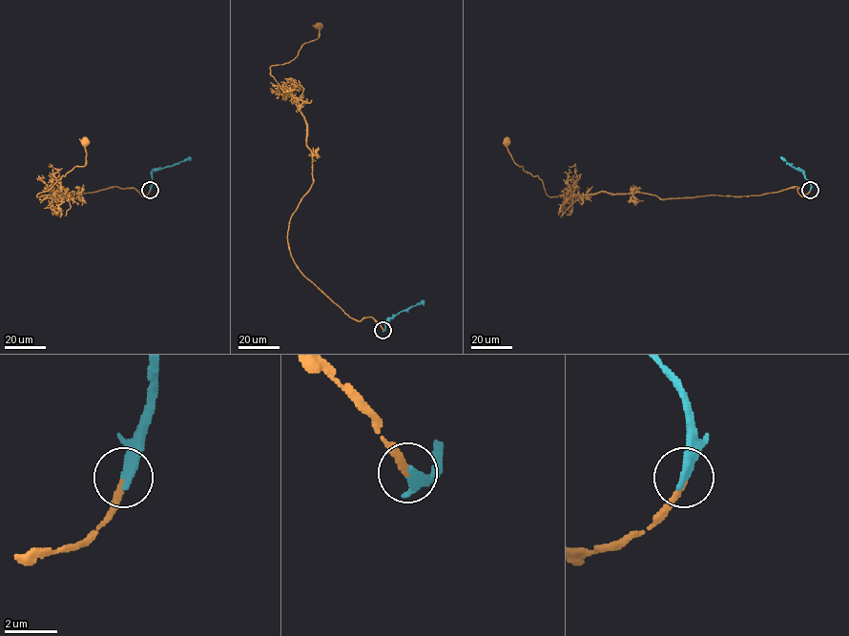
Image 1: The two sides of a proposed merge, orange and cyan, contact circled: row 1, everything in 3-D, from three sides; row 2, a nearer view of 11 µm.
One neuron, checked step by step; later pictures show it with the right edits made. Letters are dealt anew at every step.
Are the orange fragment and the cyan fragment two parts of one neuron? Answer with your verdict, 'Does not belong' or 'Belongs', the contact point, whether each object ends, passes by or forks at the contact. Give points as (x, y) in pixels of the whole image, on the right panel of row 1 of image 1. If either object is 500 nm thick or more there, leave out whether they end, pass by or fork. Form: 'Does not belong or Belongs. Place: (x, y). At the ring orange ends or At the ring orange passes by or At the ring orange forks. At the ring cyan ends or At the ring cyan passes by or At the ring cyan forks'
Belongs. Place: (810, 190). At the ring orange ends. At the ring cyan ends

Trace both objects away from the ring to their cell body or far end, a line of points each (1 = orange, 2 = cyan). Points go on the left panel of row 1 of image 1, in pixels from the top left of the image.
1: (150, 190), (37, 196), (85, 165), (84, 140)
2: (150, 190), (152, 170), (175, 165), (191, 157)

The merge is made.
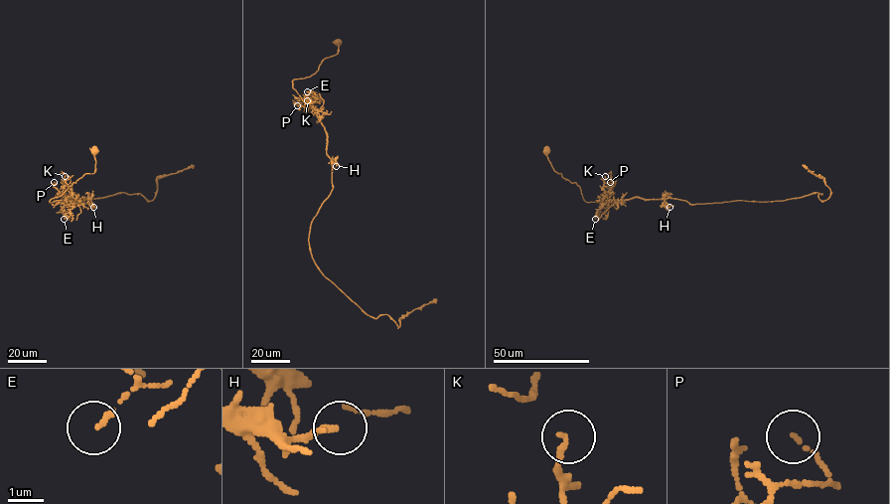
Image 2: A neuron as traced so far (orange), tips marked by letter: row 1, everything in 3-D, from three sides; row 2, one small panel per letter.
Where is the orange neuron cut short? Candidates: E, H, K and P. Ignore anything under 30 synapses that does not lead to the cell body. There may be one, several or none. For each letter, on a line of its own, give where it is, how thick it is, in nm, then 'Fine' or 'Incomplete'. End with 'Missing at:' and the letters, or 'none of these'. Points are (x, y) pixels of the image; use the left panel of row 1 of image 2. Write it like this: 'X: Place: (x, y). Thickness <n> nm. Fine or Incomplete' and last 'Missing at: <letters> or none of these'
E: Place: (64, 219). Thickness 120 nm. Fine
H: Place: (93, 207). Thickness 180 nm. Fine
K: Place: (65, 176). Thickness 130 nm. Fine
P: Place: (54, 182). Thickness 100 nm. Fine
Missing at: none of these

